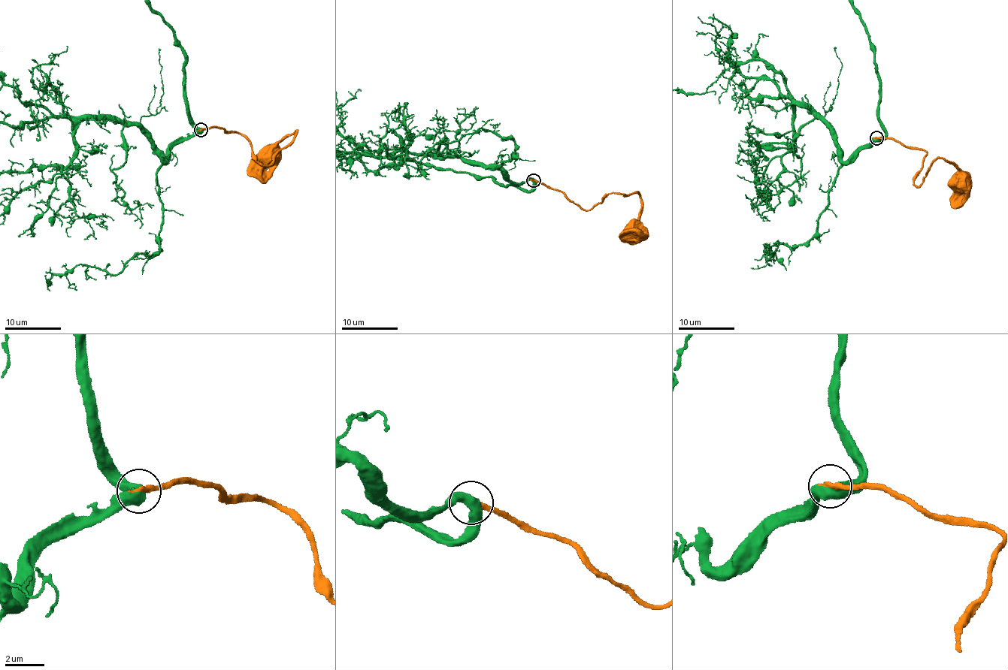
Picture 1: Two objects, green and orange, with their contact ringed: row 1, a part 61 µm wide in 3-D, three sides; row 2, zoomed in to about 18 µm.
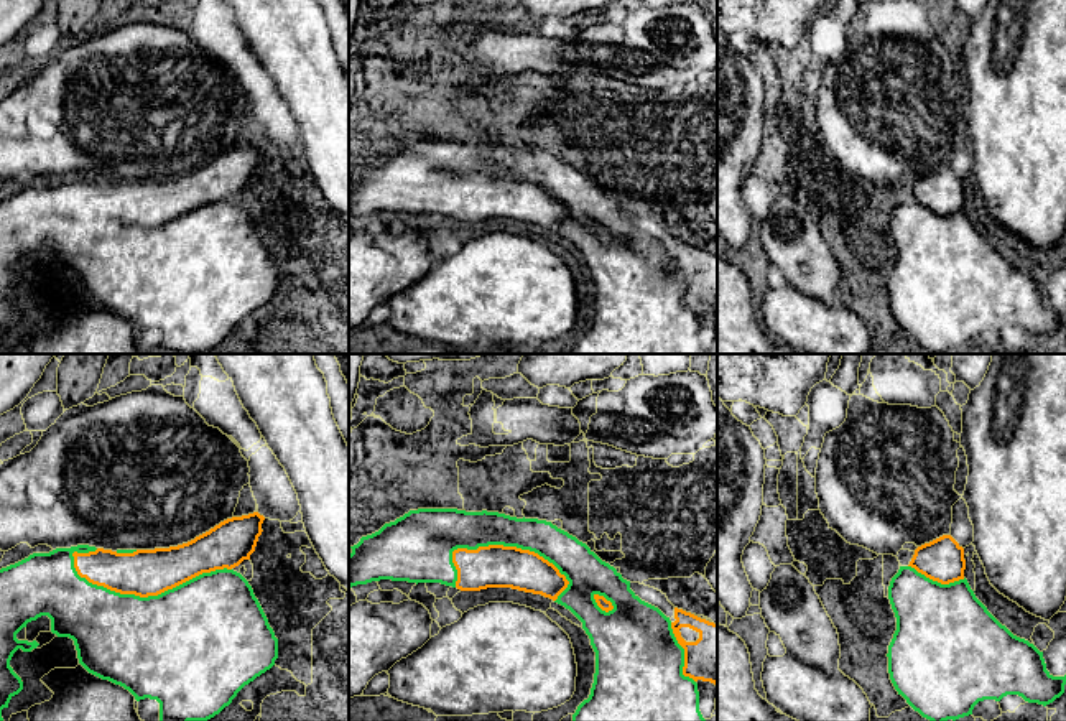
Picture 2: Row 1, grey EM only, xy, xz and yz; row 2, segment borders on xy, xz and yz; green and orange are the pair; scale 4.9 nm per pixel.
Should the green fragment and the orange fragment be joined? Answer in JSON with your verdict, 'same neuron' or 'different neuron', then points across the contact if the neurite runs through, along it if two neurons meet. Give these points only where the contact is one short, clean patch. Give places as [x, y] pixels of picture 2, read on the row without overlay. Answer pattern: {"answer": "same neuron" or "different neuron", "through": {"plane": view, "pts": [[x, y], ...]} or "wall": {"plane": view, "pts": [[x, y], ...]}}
{"answer": "same neuron"}

